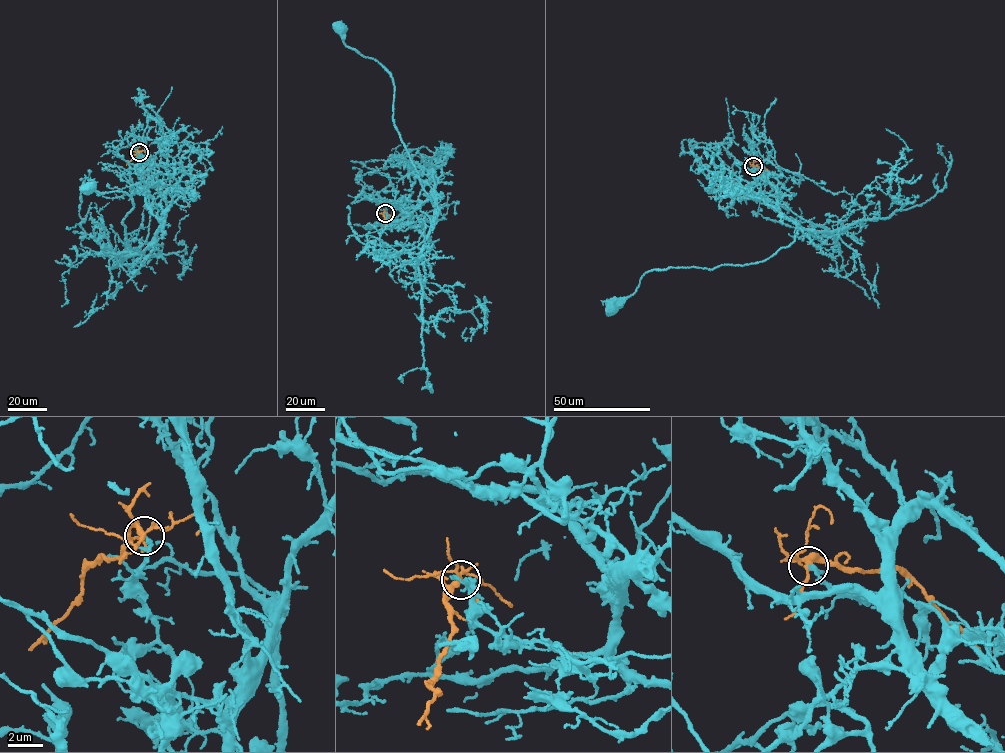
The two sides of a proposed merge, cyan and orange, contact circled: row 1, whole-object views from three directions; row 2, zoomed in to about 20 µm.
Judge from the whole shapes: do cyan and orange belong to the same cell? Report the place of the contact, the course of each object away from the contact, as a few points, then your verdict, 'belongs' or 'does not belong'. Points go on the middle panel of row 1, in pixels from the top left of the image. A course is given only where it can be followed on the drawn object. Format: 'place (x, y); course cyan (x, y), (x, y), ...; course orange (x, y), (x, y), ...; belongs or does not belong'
place (385, 213); course cyan (386, 213), (404, 224), (427, 200), (438, 207), (394, 123), (390, 73), (345, 45), (338, 27); course orange (385, 213), (380, 230); belongs

